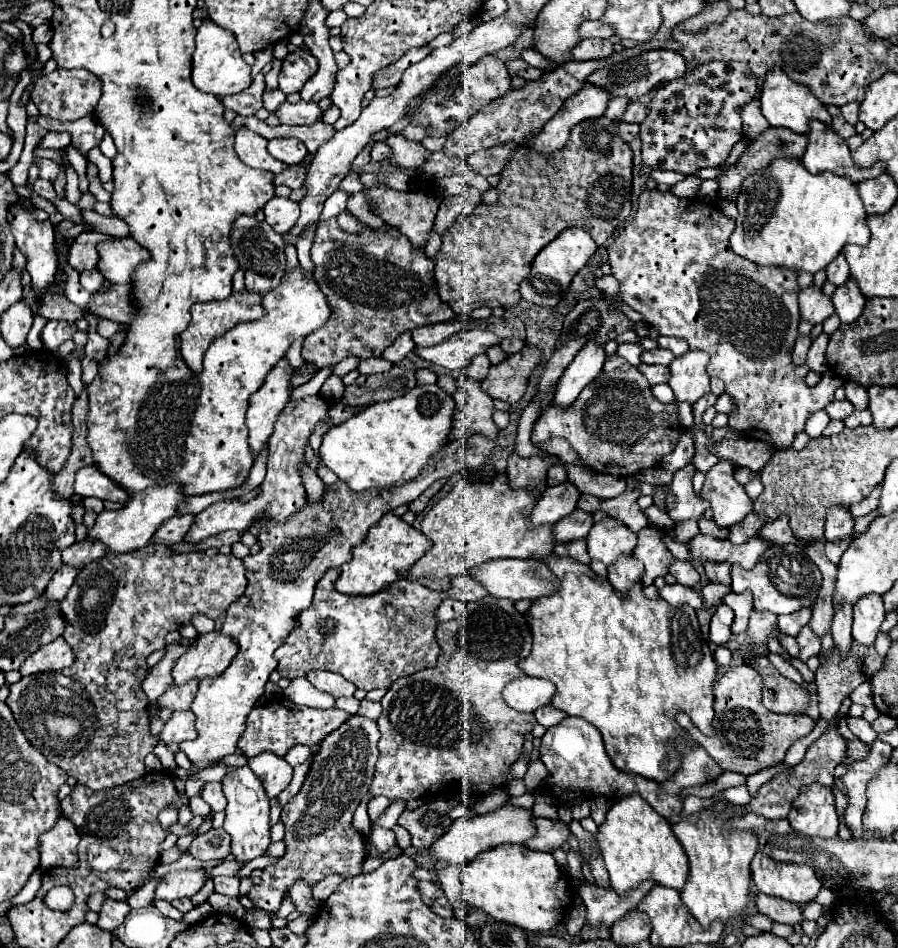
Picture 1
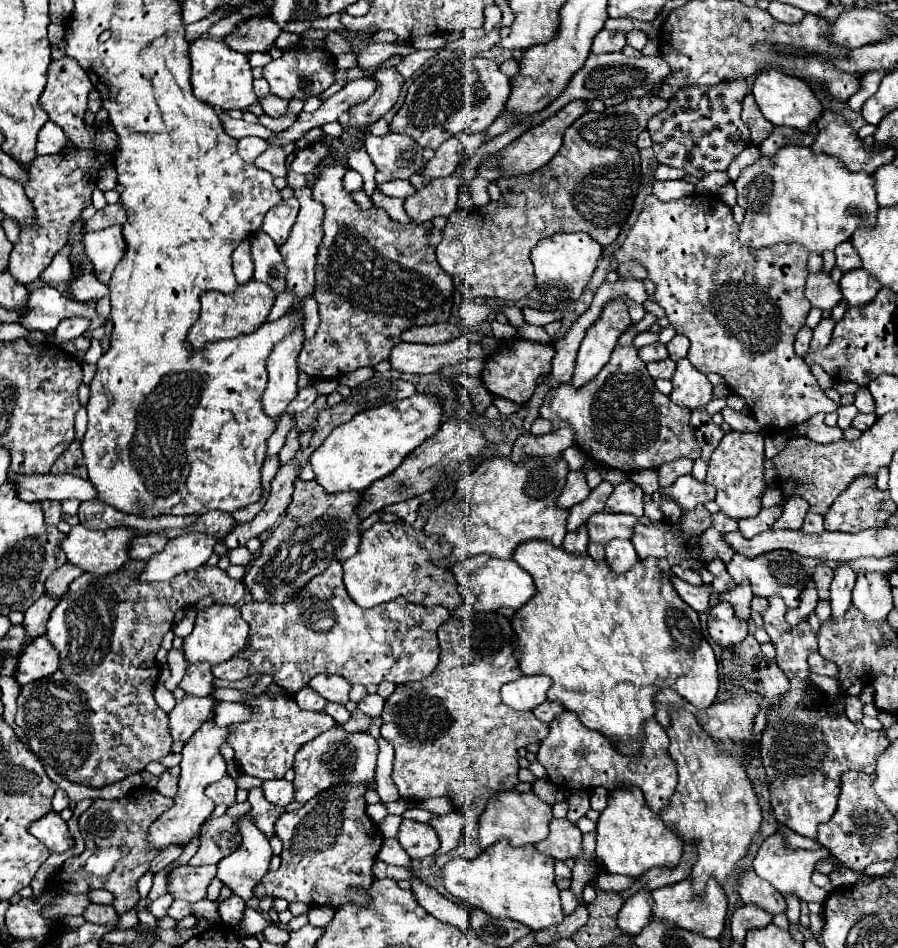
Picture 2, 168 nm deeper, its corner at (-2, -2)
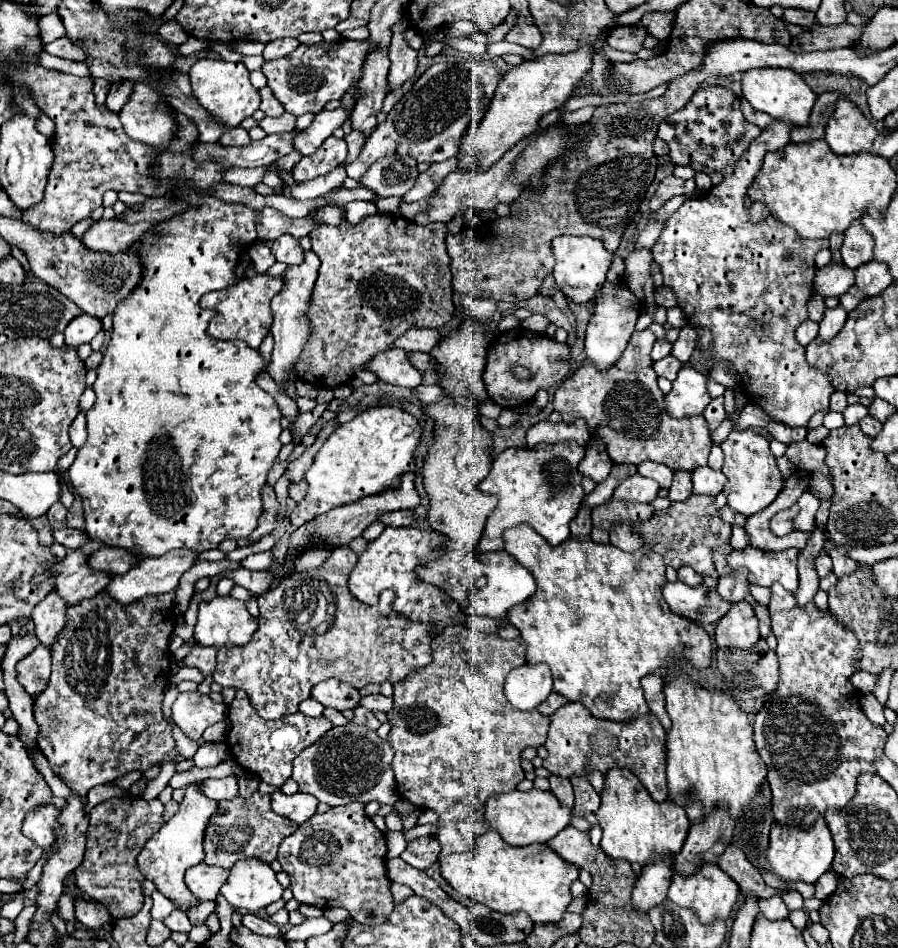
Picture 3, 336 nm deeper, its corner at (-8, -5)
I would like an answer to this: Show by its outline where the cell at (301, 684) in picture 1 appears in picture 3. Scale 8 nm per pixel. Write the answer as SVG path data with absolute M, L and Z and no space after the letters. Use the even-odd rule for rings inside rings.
M310 697L310 699L306 699L306 701L300 703L300 711L302 711L304 715L308 715L308 717L320 717L322 711L324 711L324 705Z

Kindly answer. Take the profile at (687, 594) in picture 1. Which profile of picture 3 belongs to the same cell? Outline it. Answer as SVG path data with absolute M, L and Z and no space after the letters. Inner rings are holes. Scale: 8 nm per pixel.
M666 581L662 593L672 611L702 625L720 621L730 609L730 603L720 599L718 591L704 585L690 587L682 581Z

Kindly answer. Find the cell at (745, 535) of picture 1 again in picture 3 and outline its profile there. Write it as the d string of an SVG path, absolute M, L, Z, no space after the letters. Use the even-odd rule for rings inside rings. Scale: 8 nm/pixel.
M792 505L792 507L786 509L786 511L776 513L776 515L772 517L772 521L770 521L770 531L772 531L774 535L778 535L778 537L788 535L788 533L792 531L792 519L796 517L796 513L798 513L798 507L796 507L796 505Z

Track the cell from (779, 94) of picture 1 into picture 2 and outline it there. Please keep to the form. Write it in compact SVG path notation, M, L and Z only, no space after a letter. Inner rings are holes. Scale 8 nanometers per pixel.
M766 68L758 72L754 86L752 86L752 94L764 118L770 120L774 126L790 126L790 128L798 128L804 132L818 118L818 114L822 114L822 106L818 98L814 96L812 88L802 78L790 76L778 68Z

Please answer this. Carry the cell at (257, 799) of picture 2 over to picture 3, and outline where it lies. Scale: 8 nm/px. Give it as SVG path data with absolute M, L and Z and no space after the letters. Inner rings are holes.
M254 793L252 797L234 797L230 801L218 803L218 811L210 819L204 835L204 863L218 865L230 869L236 861L246 859L250 855L260 857L264 863L272 863L278 853L278 845L284 837L292 835L298 829L298 823L290 823L290 819L276 815L270 807L270 797Z

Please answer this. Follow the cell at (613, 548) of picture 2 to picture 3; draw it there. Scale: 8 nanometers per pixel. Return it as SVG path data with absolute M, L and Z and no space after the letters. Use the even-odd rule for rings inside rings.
M620 523L616 531L610 531L610 543L622 551L628 551L628 553L634 553L644 545L644 541L626 523Z

